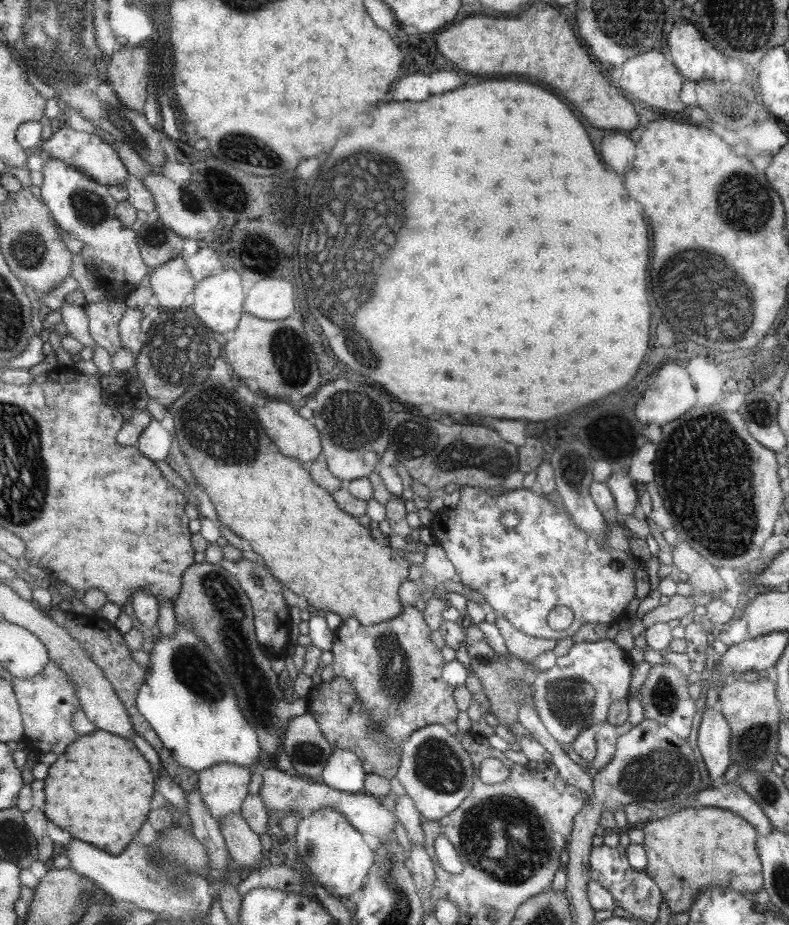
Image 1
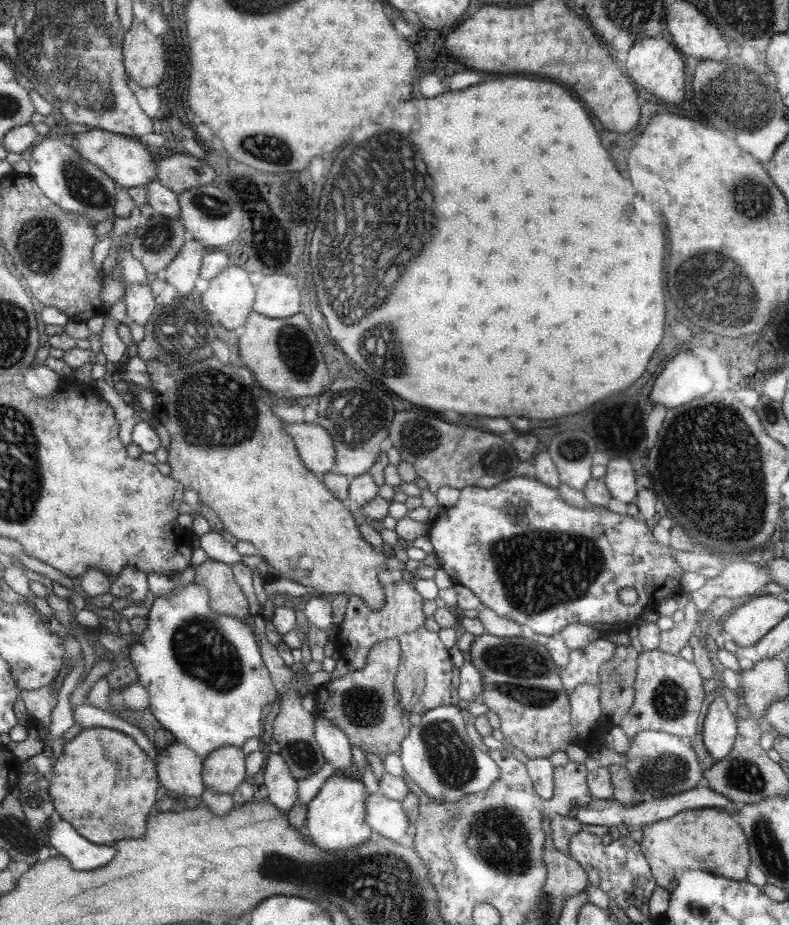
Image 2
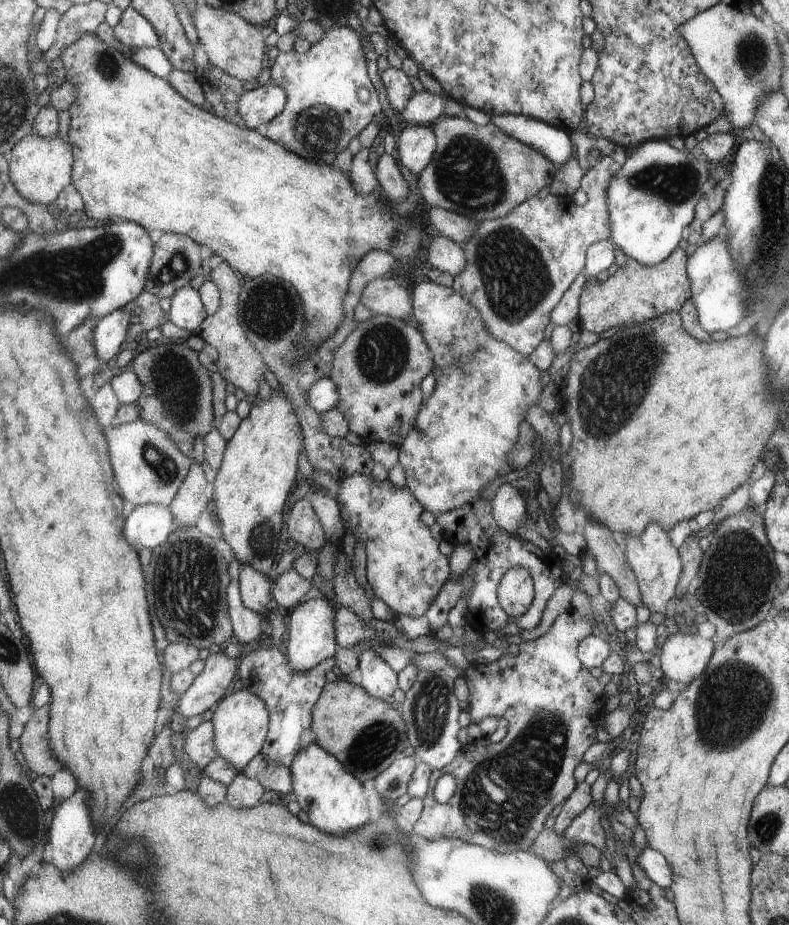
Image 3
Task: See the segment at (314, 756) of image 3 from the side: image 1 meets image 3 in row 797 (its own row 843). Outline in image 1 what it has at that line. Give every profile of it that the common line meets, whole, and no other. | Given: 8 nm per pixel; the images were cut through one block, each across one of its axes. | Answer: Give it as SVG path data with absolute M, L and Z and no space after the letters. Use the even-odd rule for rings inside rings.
M321 808L303 816L296 831L295 850L310 867L314 882L336 898L350 898L363 888L366 876L373 867L374 853L364 842L362 833L340 810Z

